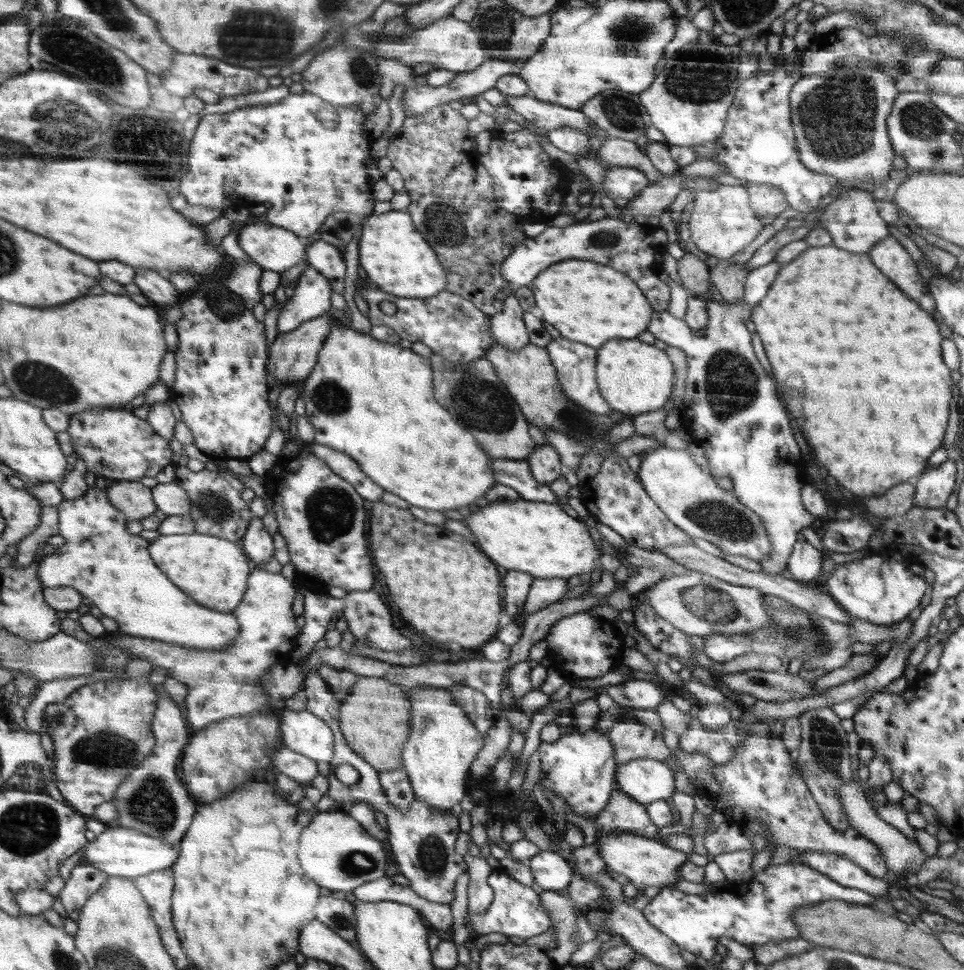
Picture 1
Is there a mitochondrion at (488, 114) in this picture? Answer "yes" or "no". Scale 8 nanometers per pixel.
no

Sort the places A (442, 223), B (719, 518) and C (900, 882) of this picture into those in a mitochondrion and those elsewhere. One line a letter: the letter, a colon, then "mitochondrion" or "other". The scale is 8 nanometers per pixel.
A: mitochondrion
B: mitochondrion
C: other

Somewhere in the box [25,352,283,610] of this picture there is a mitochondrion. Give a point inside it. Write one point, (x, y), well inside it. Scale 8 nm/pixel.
(214, 507)

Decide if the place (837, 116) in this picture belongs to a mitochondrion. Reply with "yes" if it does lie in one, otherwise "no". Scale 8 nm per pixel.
yes

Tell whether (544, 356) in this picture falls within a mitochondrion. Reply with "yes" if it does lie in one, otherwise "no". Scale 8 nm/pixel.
no

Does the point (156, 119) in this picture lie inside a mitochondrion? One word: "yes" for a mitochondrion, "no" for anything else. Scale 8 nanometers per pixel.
yes

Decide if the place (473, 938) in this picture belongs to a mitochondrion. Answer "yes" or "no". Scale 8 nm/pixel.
no

